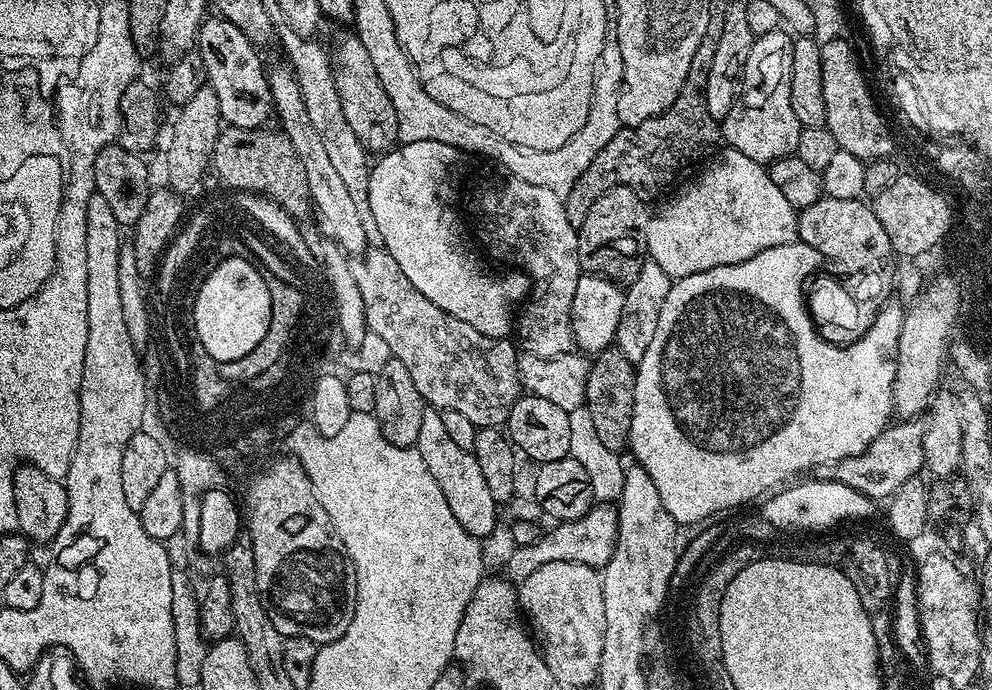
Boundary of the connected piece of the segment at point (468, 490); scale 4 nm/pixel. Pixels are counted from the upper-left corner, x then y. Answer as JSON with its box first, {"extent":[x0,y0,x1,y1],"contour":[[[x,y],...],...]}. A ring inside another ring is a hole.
{"extent":[414,407,496,538],"contour":[[[425,407],[422,427],[418,429],[418,438],[414,445],[415,450],[422,454],[422,462],[426,462],[430,474],[434,474],[434,482],[438,482],[446,498],[446,506],[450,506],[454,518],[458,518],[462,530],[477,538],[485,538],[484,536],[490,535],[496,528],[496,499],[494,494],[490,494],[486,481],[482,478],[482,470],[478,466],[476,456],[453,443],[440,415],[435,408]]]}

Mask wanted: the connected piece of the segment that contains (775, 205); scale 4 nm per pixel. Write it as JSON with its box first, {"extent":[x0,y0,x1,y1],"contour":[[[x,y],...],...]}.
{"extent":[647,147,798,278],"contour":[[[725,147],[723,151],[717,151],[703,165],[704,173],[697,180],[689,179],[689,184],[685,183],[669,204],[662,205],[657,212],[655,209],[648,217],[647,255],[662,266],[668,276],[679,278],[698,274],[702,270],[714,270],[714,266],[746,262],[746,258],[754,258],[754,254],[762,254],[762,250],[797,243],[798,210],[790,206],[790,202],[786,202],[786,197],[778,191],[778,186],[770,182],[767,167],[754,162],[754,158],[746,158],[746,154],[738,154],[738,150],[733,148]]]}

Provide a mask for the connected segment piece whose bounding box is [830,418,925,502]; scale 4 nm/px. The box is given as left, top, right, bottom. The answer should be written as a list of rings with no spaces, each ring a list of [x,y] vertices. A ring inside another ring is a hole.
[[[920,418],[900,420],[885,428],[884,433],[862,454],[845,460],[837,460],[831,465],[831,479],[860,491],[875,502],[887,501],[907,480],[919,477],[925,467],[923,456],[923,434],[925,421]]]

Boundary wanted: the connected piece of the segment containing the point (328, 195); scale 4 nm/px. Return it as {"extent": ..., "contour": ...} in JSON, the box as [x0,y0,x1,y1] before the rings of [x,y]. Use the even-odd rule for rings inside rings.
{"extent":[267,62,370,257],"contour":[[[284,62],[274,65],[273,68],[271,65],[267,73],[275,119],[280,119],[279,127],[290,138],[306,170],[306,182],[315,211],[318,216],[320,212],[321,218],[324,219],[324,224],[332,235],[329,237],[339,244],[349,257],[361,257],[370,248],[366,230],[362,227],[362,218],[358,215],[354,198],[350,198],[346,186],[342,183],[342,177],[334,171],[334,166],[330,162],[322,137],[318,135],[318,130],[314,127],[314,122],[310,122],[310,113],[306,111],[306,102],[302,102],[302,90],[298,90],[295,74]]]}

